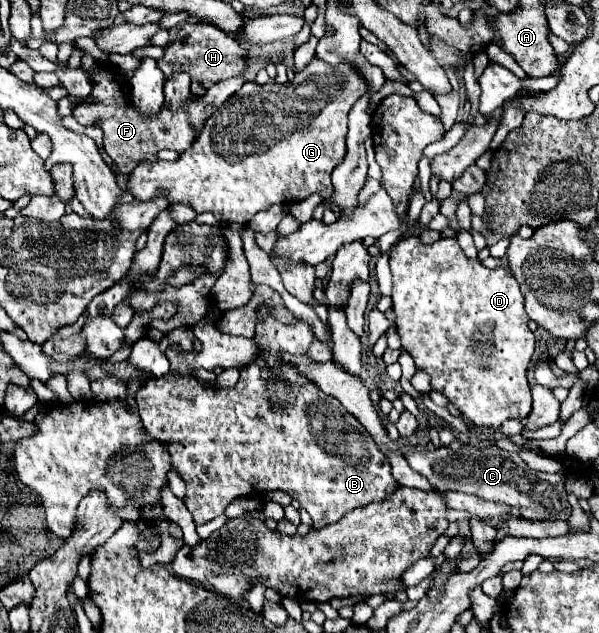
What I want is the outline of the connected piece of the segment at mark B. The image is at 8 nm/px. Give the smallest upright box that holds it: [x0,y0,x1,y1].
[137,308,397,530]

